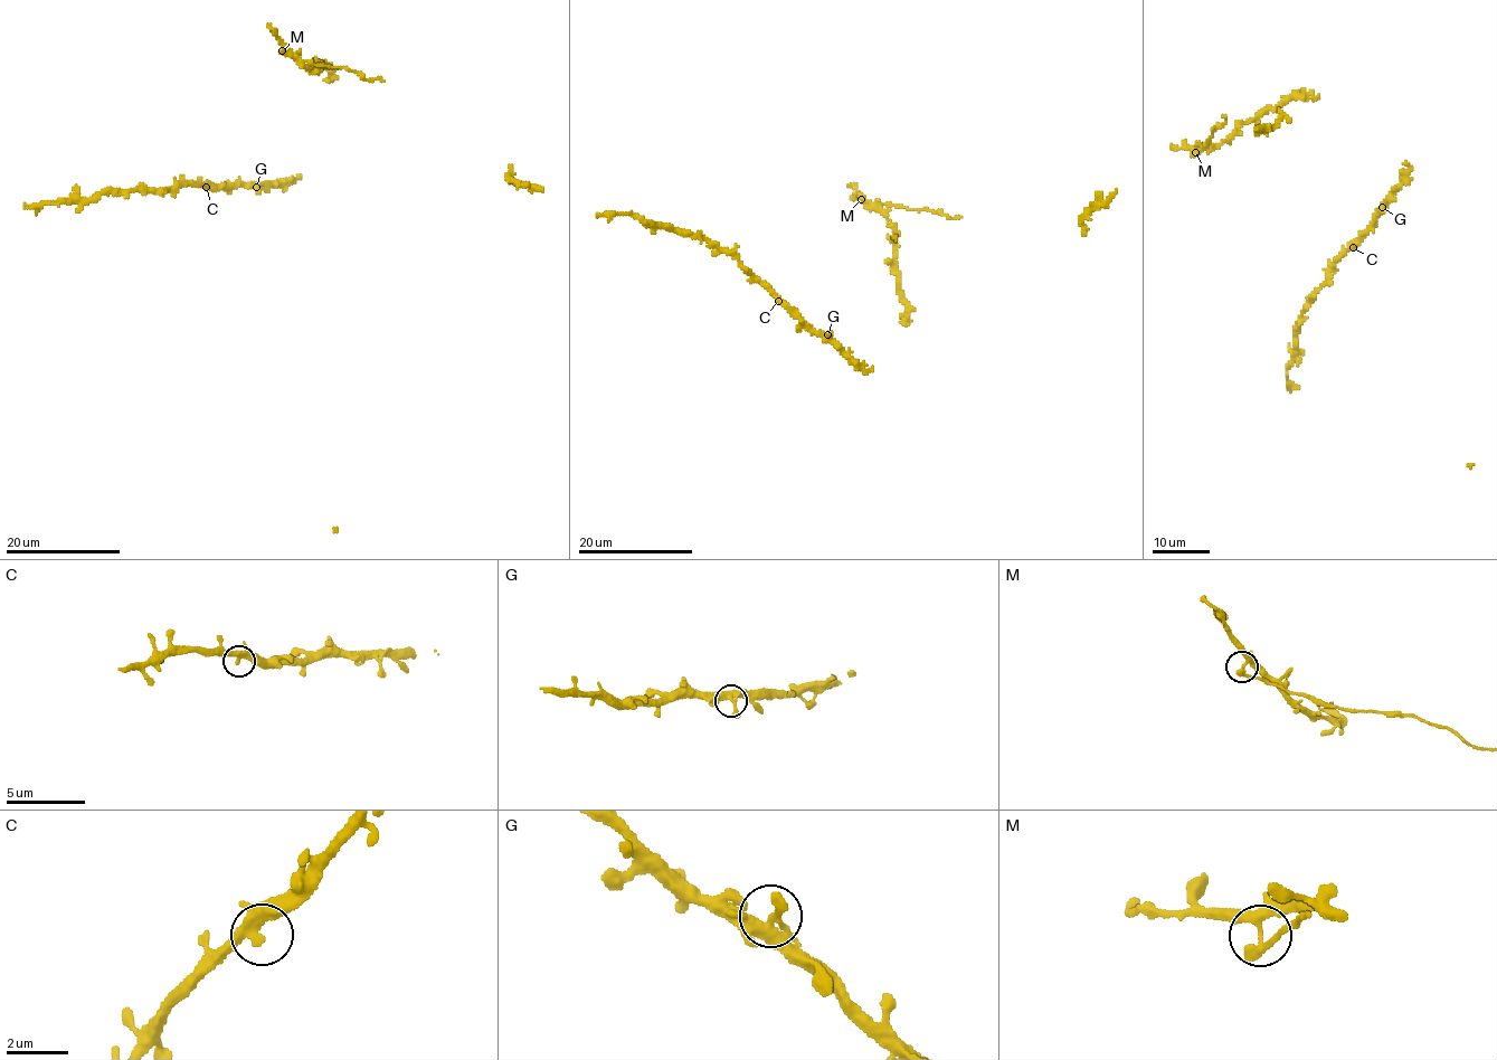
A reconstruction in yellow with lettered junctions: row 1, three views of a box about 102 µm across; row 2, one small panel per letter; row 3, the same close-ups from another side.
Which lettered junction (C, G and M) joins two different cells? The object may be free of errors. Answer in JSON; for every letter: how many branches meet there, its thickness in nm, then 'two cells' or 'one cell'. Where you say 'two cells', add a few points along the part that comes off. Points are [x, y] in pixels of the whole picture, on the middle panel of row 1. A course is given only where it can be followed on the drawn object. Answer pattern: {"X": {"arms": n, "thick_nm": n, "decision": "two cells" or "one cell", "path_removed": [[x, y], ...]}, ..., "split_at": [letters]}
{"C": {"arms": 3, "thick_nm": 280, "decision": "one cell"}, "G": {"arms": 4, "thick_nm": 320, "decision": "one cell"}, "M": {"arms": 4, "thick_nm": 280, "decision": "two cells", "path_removed": [[861, 198], [960, 216]]}, "split_at": ["M"]}

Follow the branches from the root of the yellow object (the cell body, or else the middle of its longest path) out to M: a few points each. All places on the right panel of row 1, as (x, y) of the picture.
M: (1317, 100), (1304, 93), (1265, 107), (1220, 143), (1199, 147), (1194, 152)

